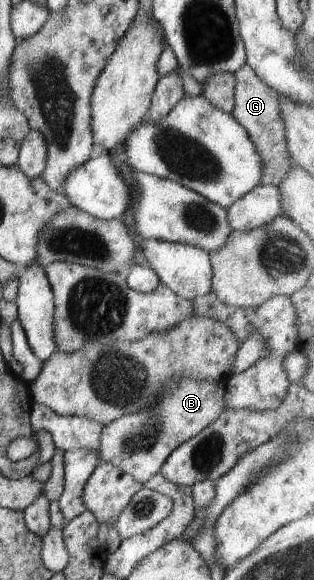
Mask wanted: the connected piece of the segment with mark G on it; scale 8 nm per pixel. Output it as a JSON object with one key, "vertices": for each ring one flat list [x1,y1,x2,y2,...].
{"vertices":[[244,64,238,71,235,71,234,77,236,78,236,85,232,117,246,129,254,147,258,149,258,155,260,155,260,161,262,161,260,186,273,185,278,187,286,179,286,173,294,164,287,150,286,129,284,129,284,123,282,123,282,115,280,115,280,99,278,99,276,91,268,87,266,82,262,81,248,67,248,64]]}

